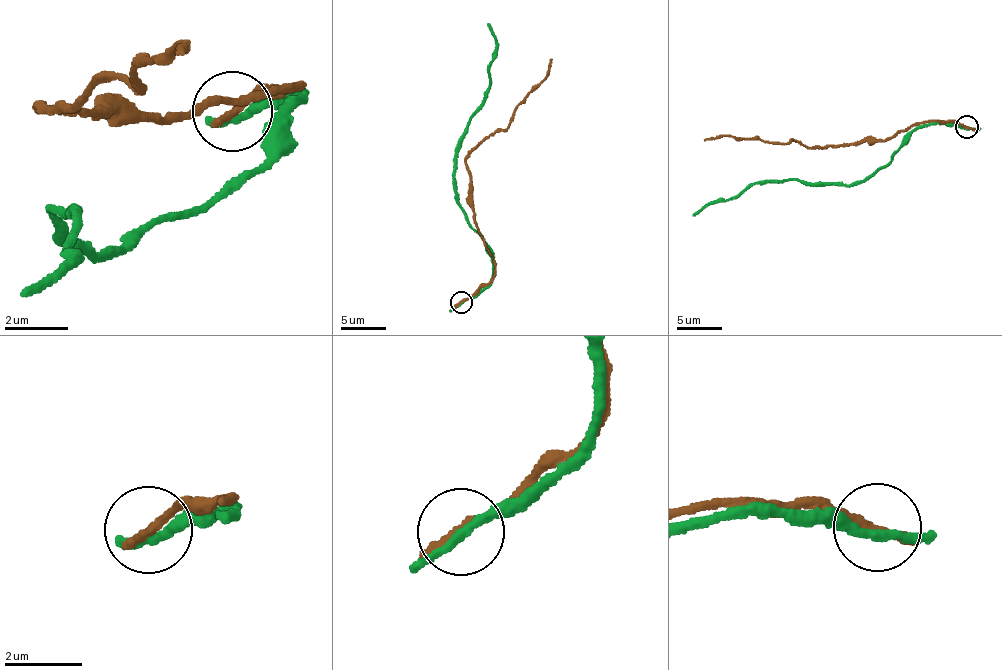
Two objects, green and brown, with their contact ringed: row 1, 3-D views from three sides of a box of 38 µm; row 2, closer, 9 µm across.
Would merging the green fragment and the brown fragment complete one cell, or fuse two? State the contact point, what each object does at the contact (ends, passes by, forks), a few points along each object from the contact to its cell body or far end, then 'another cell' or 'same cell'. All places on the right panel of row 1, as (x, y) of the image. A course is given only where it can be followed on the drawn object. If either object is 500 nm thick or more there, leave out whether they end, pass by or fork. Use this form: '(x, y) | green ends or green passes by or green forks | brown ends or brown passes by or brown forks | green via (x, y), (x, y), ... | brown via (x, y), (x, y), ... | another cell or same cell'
(967, 126) | green passes by | brown ends | green via (967, 128), (918, 126), (885, 166), (851, 184), (823, 186), (793, 179), (753, 183), (702, 206), (694, 216) | brown via (967, 126), (941, 122), (910, 125), (887, 139), (835, 145), (718, 136), (703, 141) | another cell

